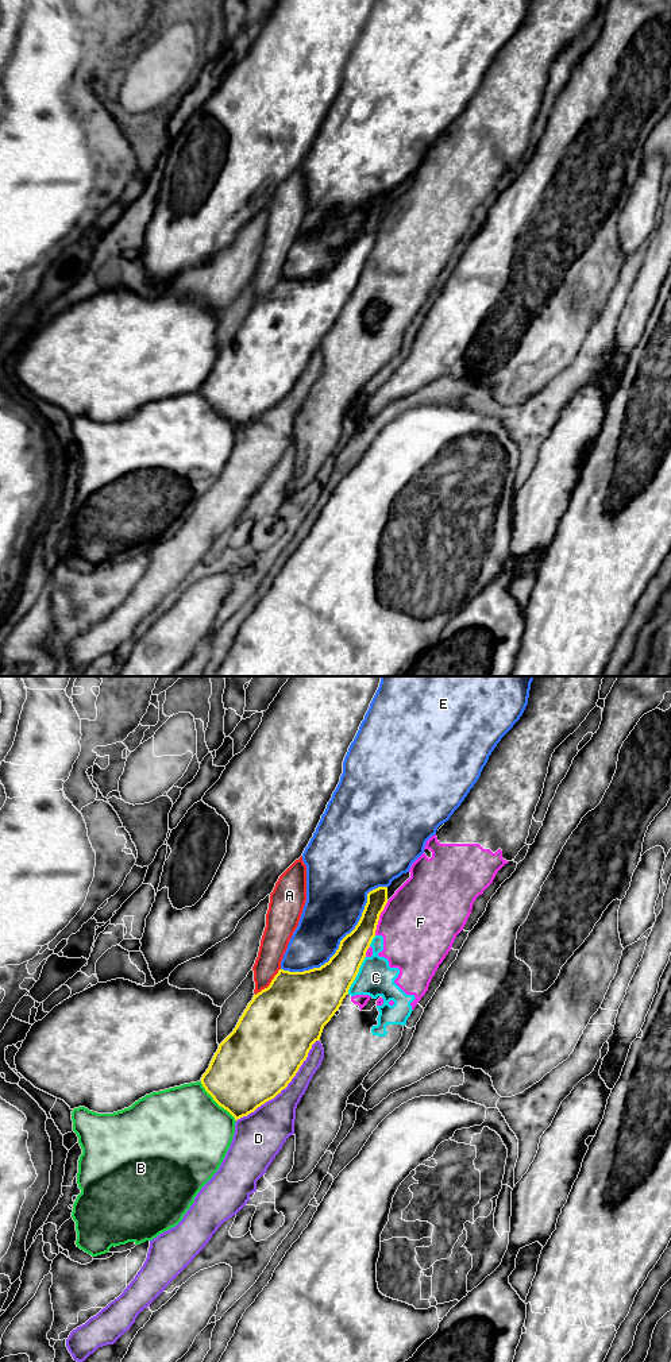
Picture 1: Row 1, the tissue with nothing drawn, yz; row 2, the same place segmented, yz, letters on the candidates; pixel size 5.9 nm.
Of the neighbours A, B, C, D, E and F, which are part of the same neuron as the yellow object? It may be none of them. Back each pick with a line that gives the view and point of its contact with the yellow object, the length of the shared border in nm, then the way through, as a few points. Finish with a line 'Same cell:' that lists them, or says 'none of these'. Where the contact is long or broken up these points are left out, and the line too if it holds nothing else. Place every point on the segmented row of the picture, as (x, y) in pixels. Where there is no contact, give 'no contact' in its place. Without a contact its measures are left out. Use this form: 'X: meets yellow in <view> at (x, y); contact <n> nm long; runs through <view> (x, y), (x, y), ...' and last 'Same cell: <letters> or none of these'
Same cell: none of these

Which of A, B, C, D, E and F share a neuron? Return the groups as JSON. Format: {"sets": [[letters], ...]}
{"sets": [["A"], ["B"], ["C", "F"], ["D"], ["E"]]}

